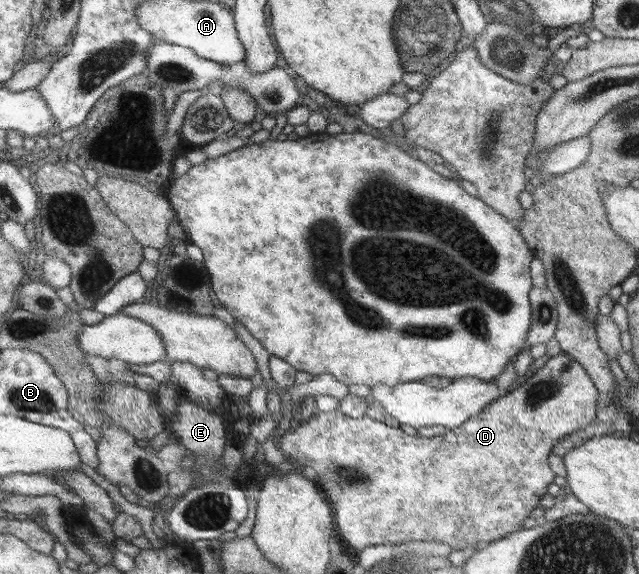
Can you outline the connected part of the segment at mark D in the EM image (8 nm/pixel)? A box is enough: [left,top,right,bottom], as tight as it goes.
[276,353,598,555]

